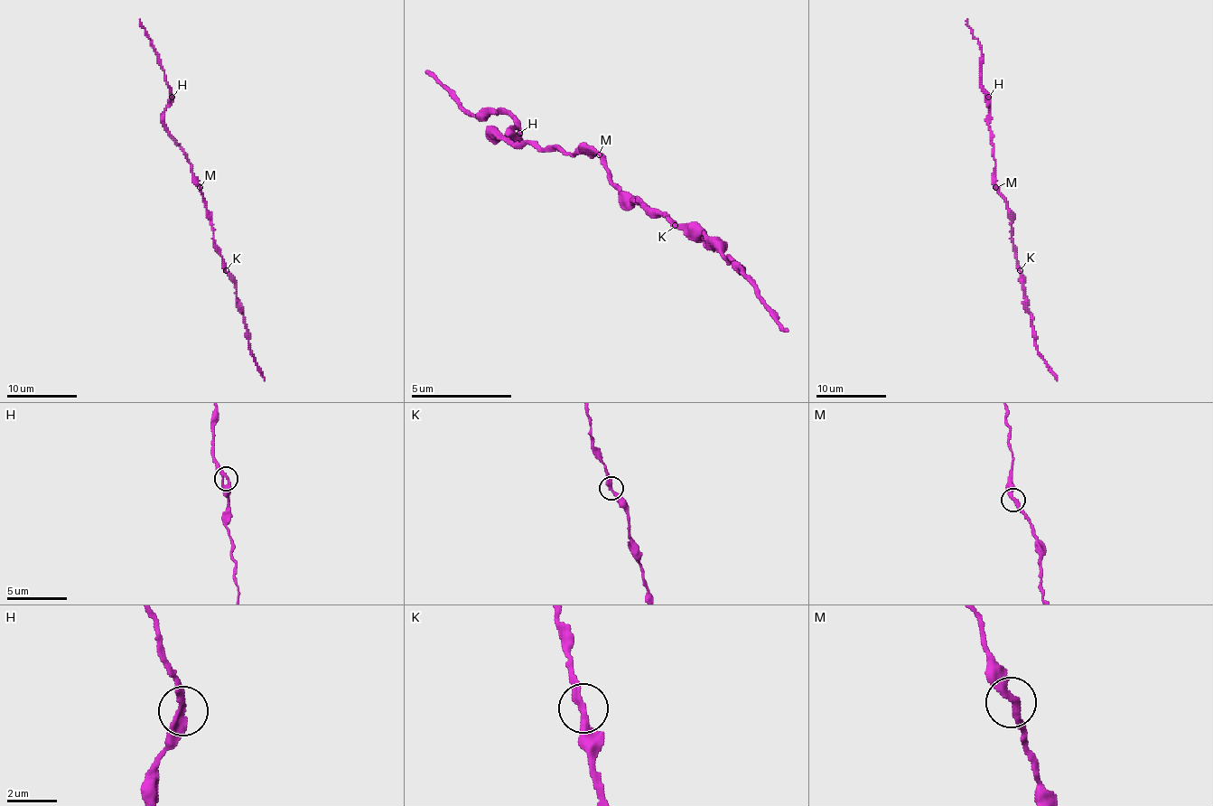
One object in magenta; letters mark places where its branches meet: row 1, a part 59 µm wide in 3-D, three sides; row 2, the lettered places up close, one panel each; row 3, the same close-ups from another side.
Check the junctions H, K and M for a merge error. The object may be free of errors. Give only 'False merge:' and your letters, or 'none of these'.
False merge: none of these

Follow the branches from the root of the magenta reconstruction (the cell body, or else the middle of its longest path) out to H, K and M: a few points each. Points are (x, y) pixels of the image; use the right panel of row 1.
H: (1004, 200), (995, 185), (993, 144), (988, 126), (988, 96)
K: (1004, 200), (1012, 220), (1012, 242), (1016, 267), (1020, 270)
M: (1004, 200), (995, 187)

